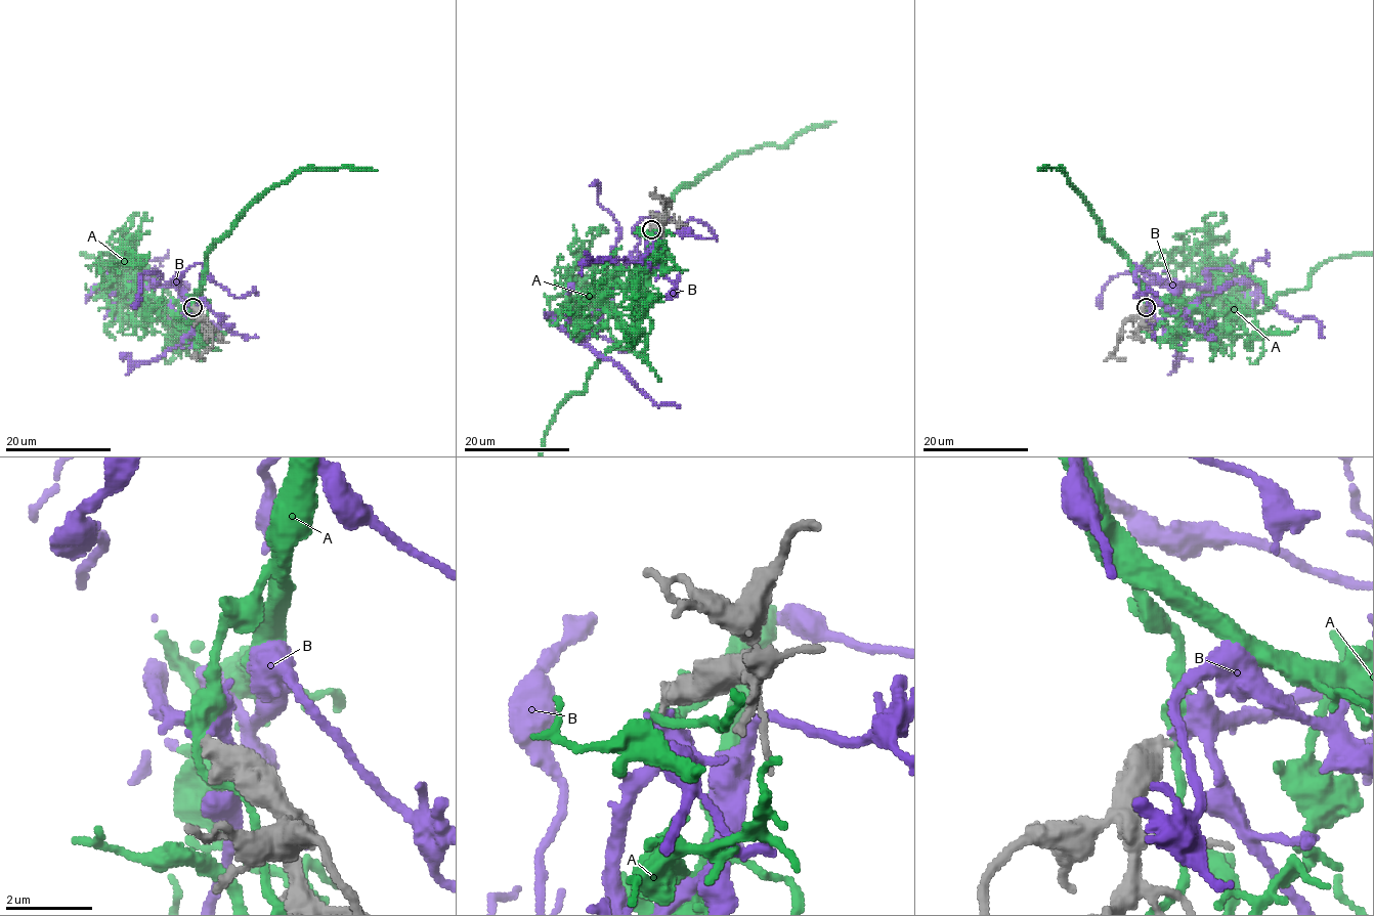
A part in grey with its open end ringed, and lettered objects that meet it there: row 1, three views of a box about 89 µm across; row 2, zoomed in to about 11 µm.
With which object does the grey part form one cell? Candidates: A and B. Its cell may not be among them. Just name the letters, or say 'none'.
B

